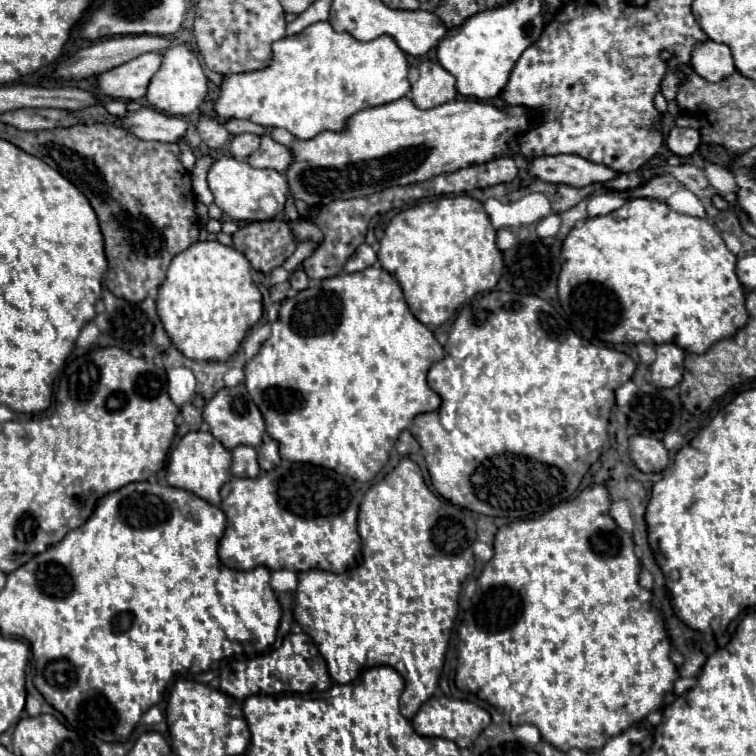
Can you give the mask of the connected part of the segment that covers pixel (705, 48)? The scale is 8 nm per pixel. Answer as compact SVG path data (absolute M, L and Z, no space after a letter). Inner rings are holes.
M705 41L695 47L691 55L691 67L697 75L709 81L723 81L737 71L731 49L715 41Z

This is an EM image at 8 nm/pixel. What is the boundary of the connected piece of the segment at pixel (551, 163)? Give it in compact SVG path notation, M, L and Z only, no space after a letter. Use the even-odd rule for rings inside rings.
M579 155L539 157L533 159L529 165L531 175L555 185L569 187L587 187L591 183L605 183L619 175L617 171L609 171L609 167L601 163L589 163Z

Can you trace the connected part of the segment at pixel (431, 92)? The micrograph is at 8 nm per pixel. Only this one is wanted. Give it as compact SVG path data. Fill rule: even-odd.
M431 59L419 65L419 79L411 85L411 101L419 109L431 109L449 103L455 99L455 95L455 77L449 71Z

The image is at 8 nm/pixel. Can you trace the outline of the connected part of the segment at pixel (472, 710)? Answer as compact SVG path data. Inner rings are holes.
M445 695L441 697L431 697L421 705L417 715L413 717L413 727L419 735L423 737L443 737L455 741L459 747L469 747L477 735L491 723L489 713L479 707L477 703L471 701L461 701L461 699L449 699Z

